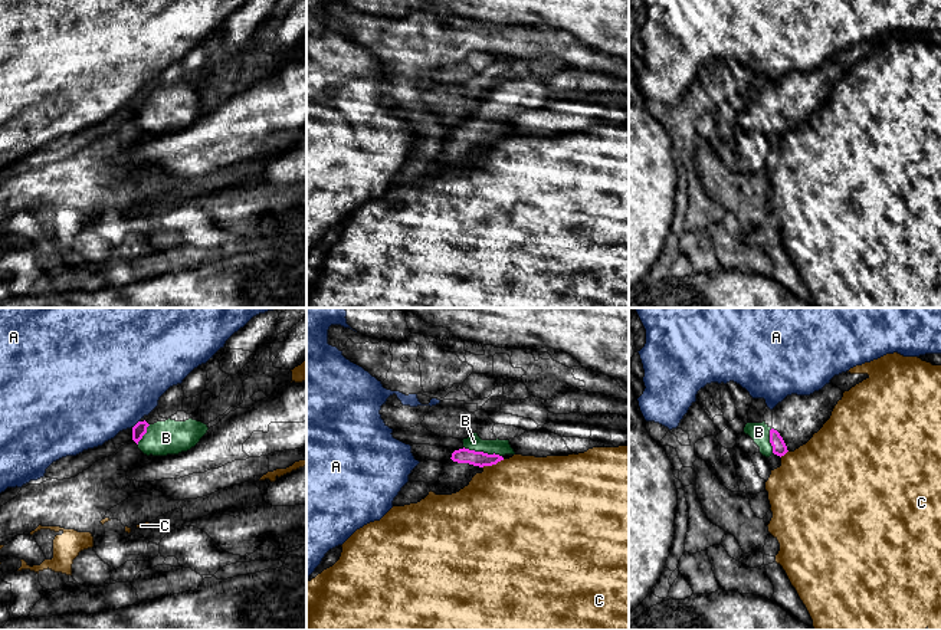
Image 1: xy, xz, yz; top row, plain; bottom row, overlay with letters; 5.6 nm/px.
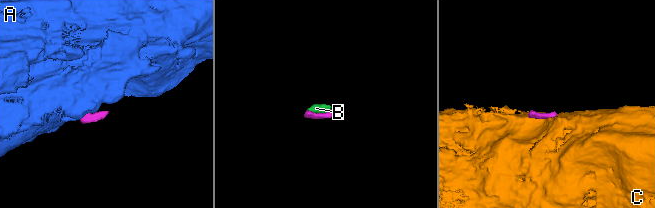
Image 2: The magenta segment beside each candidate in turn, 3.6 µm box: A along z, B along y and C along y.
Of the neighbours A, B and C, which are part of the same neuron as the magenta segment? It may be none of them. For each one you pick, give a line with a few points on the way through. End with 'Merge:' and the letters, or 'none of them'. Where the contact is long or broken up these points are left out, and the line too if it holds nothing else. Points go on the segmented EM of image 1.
B: way xz (481, 459), (482, 452), (474, 442)
Merge: B

